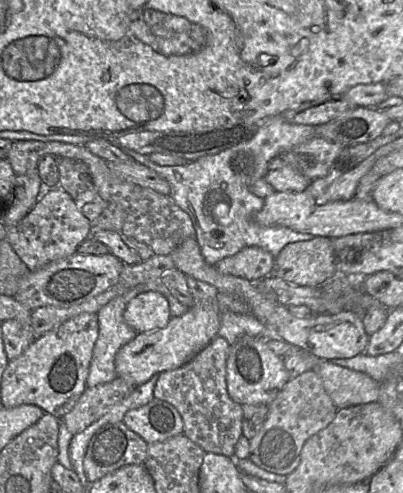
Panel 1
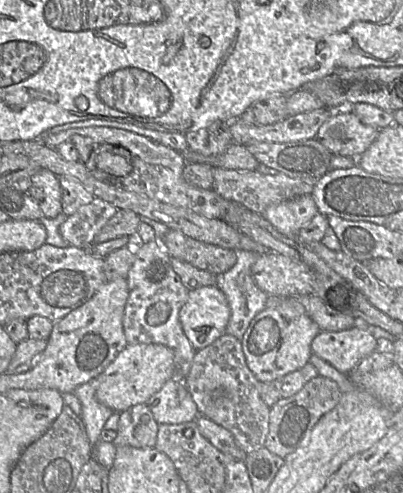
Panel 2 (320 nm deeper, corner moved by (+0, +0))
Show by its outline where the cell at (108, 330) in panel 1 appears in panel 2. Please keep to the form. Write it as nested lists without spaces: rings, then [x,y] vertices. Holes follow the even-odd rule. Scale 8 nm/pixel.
[[[95,377],[77,386],[73,391],[81,404],[81,418],[93,449],[93,456],[95,447],[101,439],[104,425],[114,412],[97,400],[95,395],[97,385],[98,379]]]

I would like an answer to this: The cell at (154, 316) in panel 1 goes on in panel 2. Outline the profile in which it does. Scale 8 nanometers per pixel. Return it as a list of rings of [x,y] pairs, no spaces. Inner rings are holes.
[[[216,285],[190,290],[186,303],[179,311],[183,332],[195,350],[210,345],[224,335],[229,319],[230,307],[227,298]]]

